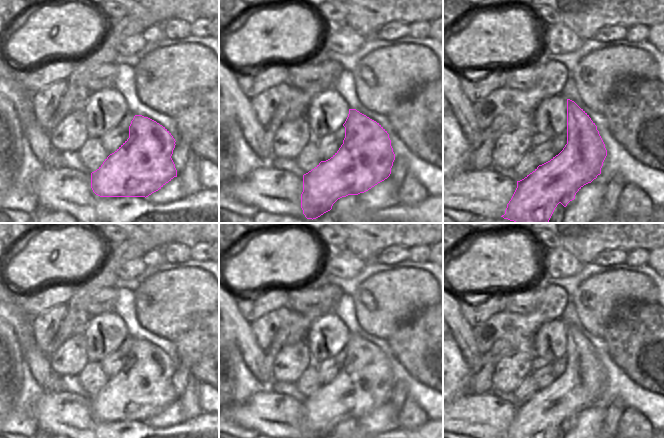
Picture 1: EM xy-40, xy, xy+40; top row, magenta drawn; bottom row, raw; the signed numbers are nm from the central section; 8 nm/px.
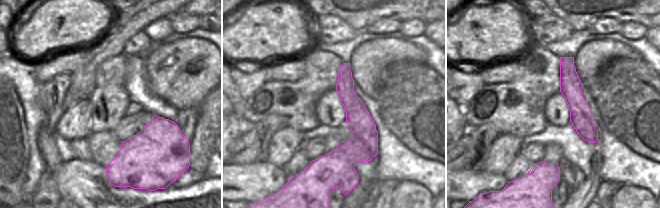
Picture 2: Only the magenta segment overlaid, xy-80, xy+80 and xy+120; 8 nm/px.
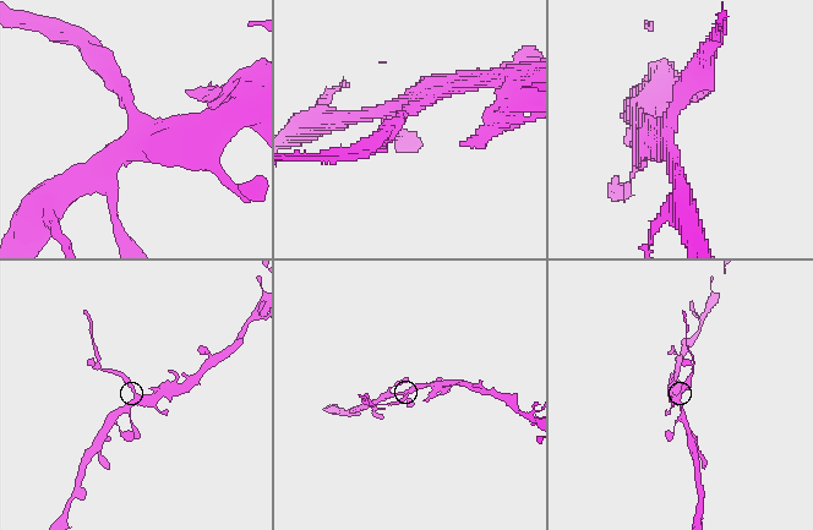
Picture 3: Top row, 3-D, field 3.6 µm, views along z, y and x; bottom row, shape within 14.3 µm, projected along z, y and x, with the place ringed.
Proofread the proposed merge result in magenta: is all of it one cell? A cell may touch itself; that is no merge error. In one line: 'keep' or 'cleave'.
cleave

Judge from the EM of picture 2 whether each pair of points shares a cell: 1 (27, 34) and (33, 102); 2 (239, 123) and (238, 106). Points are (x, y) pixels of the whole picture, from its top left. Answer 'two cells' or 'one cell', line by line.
1: two cells
2: two cells

